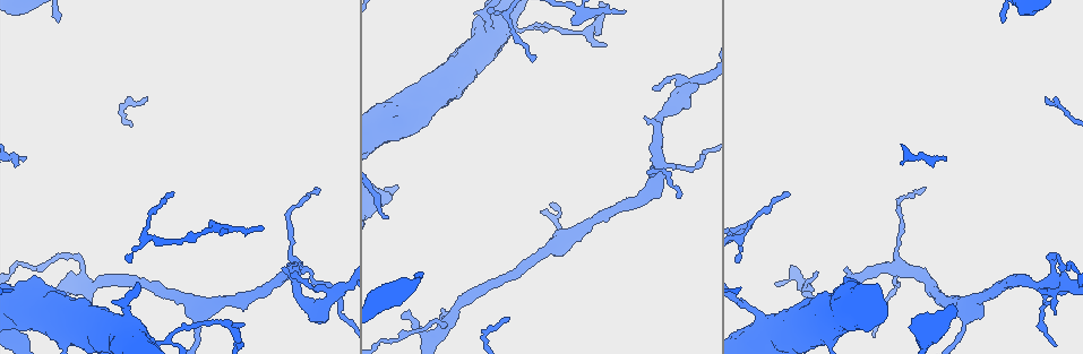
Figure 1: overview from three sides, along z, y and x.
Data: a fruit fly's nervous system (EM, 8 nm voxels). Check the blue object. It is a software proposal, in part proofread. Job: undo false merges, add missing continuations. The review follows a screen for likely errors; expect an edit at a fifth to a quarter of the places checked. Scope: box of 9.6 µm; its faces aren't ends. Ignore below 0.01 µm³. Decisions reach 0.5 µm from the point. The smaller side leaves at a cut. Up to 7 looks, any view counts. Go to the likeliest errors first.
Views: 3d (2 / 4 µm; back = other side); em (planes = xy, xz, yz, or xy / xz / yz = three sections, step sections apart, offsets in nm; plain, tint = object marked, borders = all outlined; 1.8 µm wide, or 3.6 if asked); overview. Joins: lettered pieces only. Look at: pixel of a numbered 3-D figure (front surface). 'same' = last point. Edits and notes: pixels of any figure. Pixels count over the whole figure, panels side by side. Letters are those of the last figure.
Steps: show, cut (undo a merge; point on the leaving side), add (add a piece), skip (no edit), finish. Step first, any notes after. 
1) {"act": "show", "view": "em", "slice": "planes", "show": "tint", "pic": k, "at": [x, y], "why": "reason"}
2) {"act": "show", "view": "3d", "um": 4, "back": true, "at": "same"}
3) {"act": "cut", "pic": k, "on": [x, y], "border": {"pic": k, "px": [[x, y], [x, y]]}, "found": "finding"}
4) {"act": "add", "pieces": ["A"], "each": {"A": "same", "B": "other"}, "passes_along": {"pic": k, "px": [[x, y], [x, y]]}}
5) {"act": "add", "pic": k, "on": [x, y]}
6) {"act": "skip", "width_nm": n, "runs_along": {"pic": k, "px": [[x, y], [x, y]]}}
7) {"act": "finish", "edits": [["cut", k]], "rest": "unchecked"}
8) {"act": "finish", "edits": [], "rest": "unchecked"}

{"act": "show", "view": "3d", "um": 2, "back": true, "pic": 1, "at": [421, 274], "why": "an open end"}

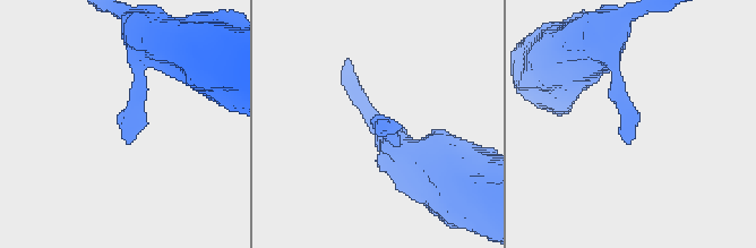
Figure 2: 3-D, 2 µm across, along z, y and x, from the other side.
{"act": "show", "view": "em", "slice": "planes", "show": "borders", "pic": 2, "at": [629, 141]}

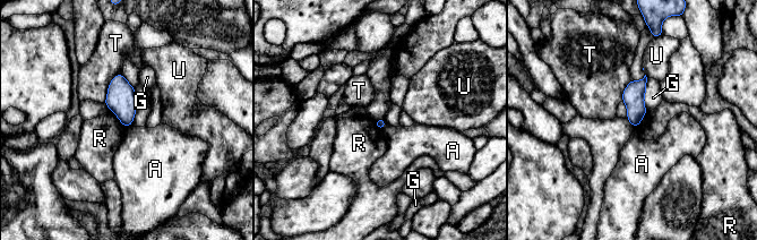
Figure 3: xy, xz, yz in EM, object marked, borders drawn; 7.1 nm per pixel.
{"act": "skip", "each": {"A": "other", "G": "other", "R": "other", "T": "other", "U": "other"}, "border": {"pic": 3, "px": [[131, 123], [126, 128]]}, "found": "no lettered piece goes on from it"}

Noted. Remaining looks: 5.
{"act": "show", "view": "em", "slice": "planes", "show": "borders", "pic": 1, "at": [1055, 314], "why": "tapers out"}

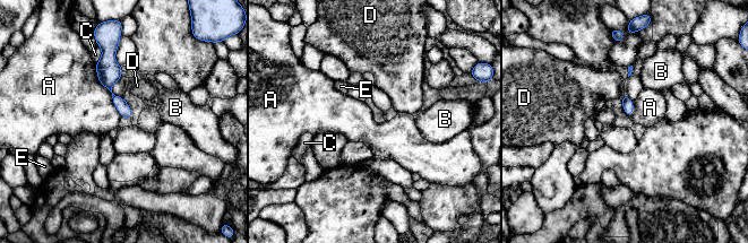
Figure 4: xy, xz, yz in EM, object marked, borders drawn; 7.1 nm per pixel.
{"act": "skip", "longest_contact_nm": ["A", 420], "each": {"A": "other", "B": "other", "C": "other", "D": "other", "E": "other"}, "border": {"pic": 4, "px": [[95, 64], [121, 116]]}, "found": "none of them fits"}

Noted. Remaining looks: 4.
{"act": "show", "view": "3d", "um": 4, "pic": 1, "at": [126, 317], "why": "sudden change in width"}

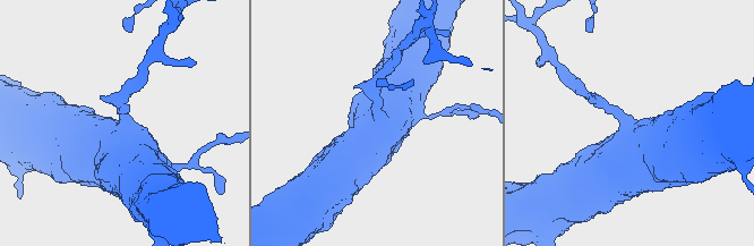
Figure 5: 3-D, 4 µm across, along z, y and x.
{"act": "show", "view": "em", "slice": "xz", "step": 8, "show": "borders", "pic": 5, "at": [379, 117], "why": "now the EM"}

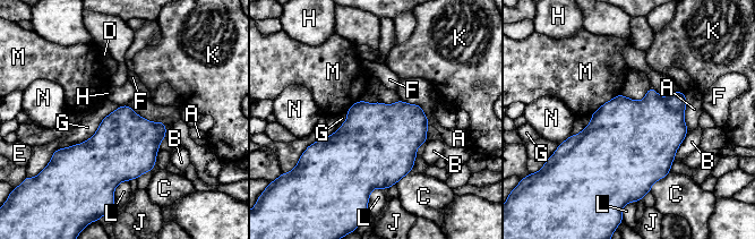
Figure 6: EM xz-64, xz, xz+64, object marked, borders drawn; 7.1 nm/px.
{"act": "skip", "longest_contact_nm": ["G", 550], "each": {"A": "other", "B": "other", "C": "other", "D": "other", "E": "other", "F": "other", "G": "other", "H": "other", "J": "other", "K": "other", "L": "other", "M": "other", "N": "other"}, "border": {"pic": 6, "px": [[120, 105], [88, 138], [58, 148]]}, "found": "all the same neuron"}

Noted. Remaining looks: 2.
{"act": "finish", "edits": [], "rest": "unchecked"}

